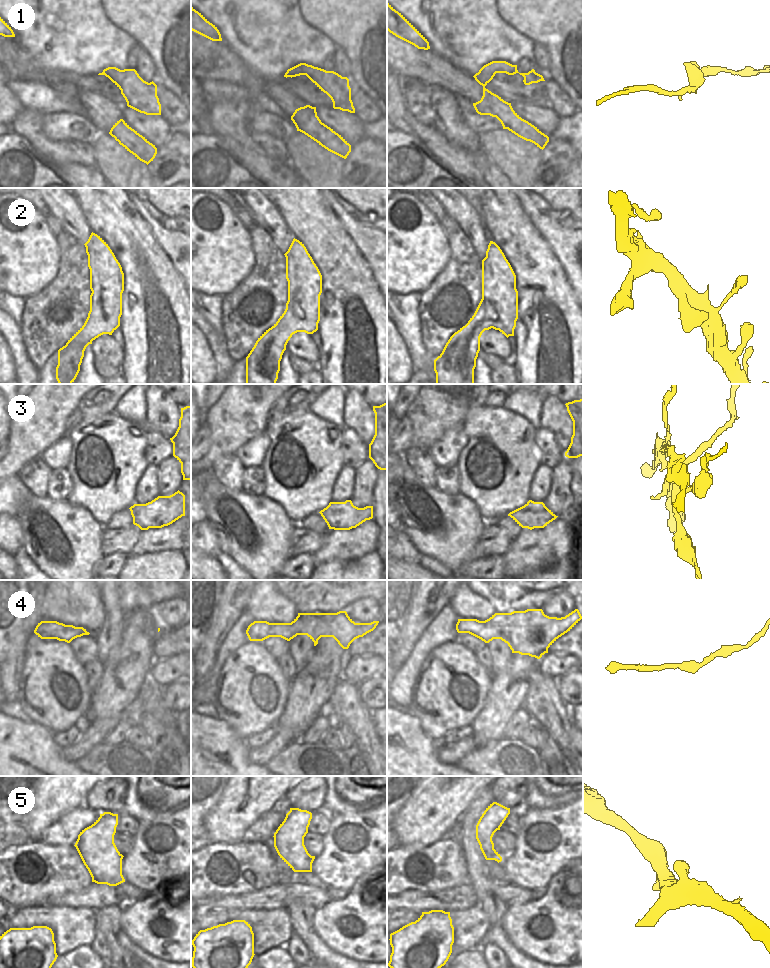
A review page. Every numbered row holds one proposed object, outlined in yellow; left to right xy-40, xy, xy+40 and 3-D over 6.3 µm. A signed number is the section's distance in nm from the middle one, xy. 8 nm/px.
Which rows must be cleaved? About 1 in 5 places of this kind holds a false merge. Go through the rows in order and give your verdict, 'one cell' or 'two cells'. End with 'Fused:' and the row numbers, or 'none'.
1: one cell
2: one cell
3: two cells
4: one cell
5: one cell
Fused: 3

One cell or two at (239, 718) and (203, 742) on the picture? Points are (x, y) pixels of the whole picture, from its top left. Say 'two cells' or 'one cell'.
two cells

